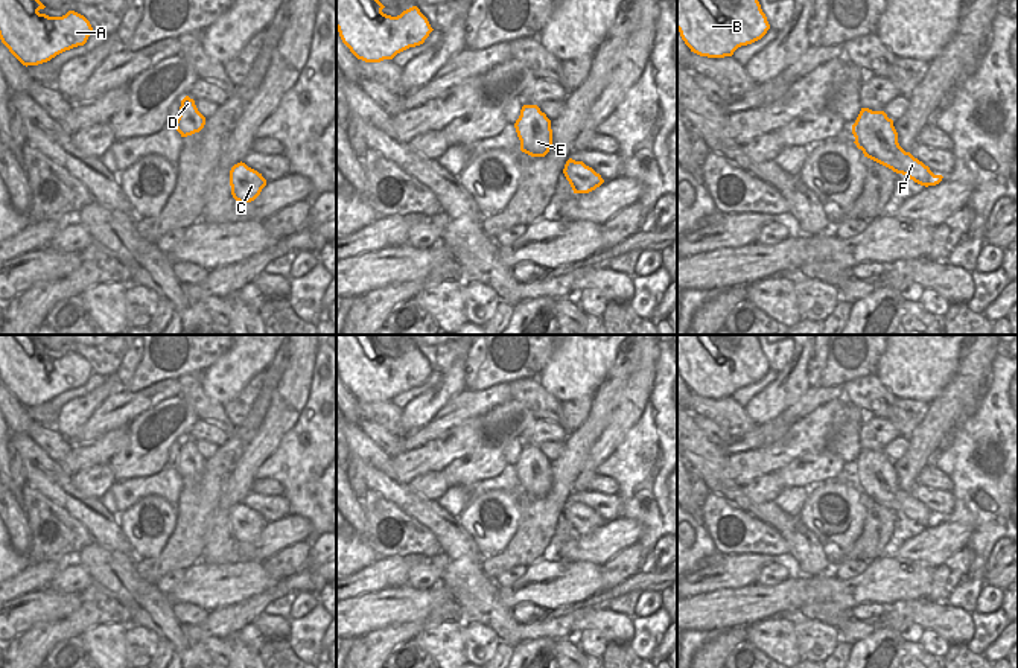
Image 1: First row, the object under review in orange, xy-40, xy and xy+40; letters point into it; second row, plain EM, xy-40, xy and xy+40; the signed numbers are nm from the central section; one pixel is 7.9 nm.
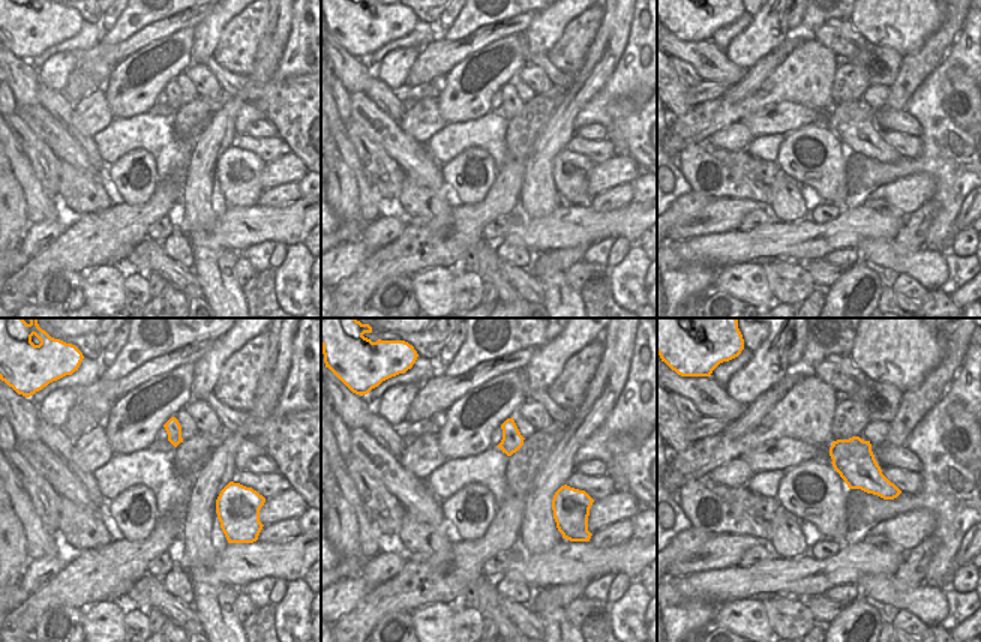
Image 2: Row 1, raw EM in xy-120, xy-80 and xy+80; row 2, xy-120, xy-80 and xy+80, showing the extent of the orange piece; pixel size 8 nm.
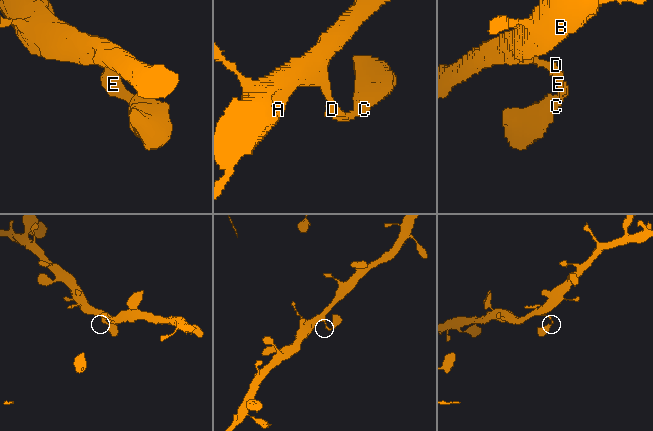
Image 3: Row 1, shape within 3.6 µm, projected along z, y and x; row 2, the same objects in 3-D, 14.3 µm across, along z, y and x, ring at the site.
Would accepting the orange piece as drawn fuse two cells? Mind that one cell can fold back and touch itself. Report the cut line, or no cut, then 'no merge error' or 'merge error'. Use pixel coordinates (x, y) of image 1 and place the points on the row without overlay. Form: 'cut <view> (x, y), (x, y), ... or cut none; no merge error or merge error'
cut none; no merge error

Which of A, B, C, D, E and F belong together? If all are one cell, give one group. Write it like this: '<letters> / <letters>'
A B C D E F

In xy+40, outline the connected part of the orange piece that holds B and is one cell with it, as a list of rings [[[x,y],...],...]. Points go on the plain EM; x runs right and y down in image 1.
[[[677,335],[677,371],[691,393],[708,399],[732,397],[741,388],[761,380],[770,365],[756,335]]]

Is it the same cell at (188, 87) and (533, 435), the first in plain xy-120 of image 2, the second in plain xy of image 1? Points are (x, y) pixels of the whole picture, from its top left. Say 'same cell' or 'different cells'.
different cells

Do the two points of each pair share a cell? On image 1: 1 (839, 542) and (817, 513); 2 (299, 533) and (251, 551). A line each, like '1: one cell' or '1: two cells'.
1: one cell
2: one cell

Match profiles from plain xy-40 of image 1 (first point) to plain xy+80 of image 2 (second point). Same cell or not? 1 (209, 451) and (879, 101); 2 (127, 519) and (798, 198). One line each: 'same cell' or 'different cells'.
1: same cell
2: different cells

